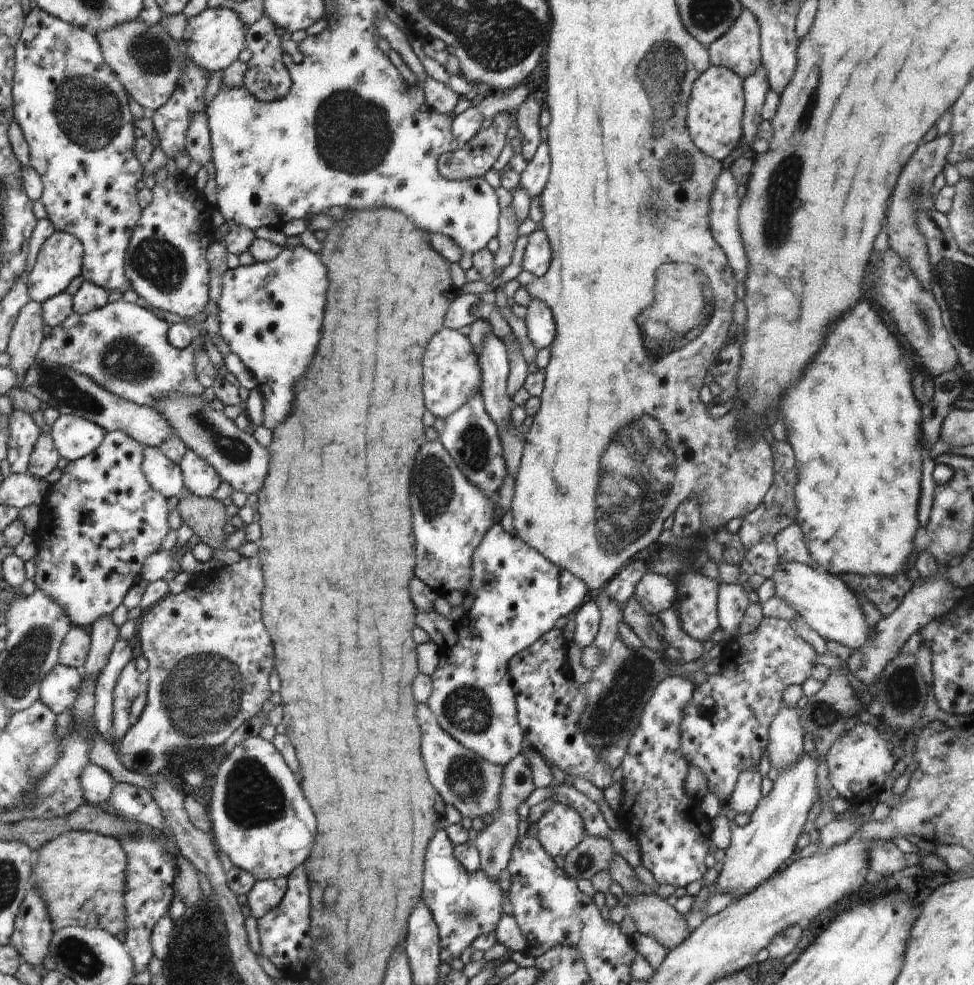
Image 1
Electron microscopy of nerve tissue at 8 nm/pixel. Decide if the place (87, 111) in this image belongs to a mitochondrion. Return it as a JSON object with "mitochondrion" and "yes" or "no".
{"mitochondrion":"yes"}

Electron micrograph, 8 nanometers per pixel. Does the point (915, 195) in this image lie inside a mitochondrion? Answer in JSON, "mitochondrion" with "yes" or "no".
{"mitochondrion":"yes"}

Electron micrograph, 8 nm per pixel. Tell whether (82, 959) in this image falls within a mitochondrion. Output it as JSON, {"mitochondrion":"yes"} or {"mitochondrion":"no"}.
{"mitochondrion":"yes"}

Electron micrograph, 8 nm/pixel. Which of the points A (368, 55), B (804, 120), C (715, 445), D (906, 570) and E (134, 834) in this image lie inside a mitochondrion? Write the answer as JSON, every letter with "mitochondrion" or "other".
{"A":"other","B":"mitochondrion","C":"other","D":"other","E":"other"}

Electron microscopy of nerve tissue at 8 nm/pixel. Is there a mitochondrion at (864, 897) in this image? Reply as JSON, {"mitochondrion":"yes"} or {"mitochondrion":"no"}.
{"mitochondrion":"no"}

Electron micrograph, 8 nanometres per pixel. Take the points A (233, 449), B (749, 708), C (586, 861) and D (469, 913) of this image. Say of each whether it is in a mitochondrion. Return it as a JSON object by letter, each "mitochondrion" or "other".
{"A":"mitochondrion","B":"other","C":"mitochondrion","D":"mitochondrion"}

